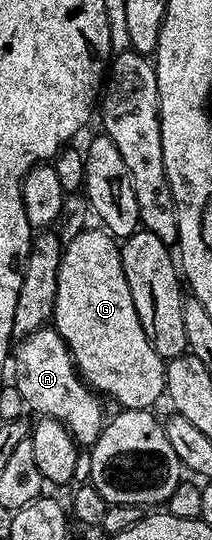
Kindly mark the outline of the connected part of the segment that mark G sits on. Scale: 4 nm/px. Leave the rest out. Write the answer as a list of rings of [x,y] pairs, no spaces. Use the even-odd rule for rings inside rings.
[[[99,226],[88,227],[68,242],[57,274],[53,327],[67,343],[82,379],[96,393],[112,396],[123,408],[150,409],[165,396],[165,361],[141,330],[119,249],[116,237]]]

